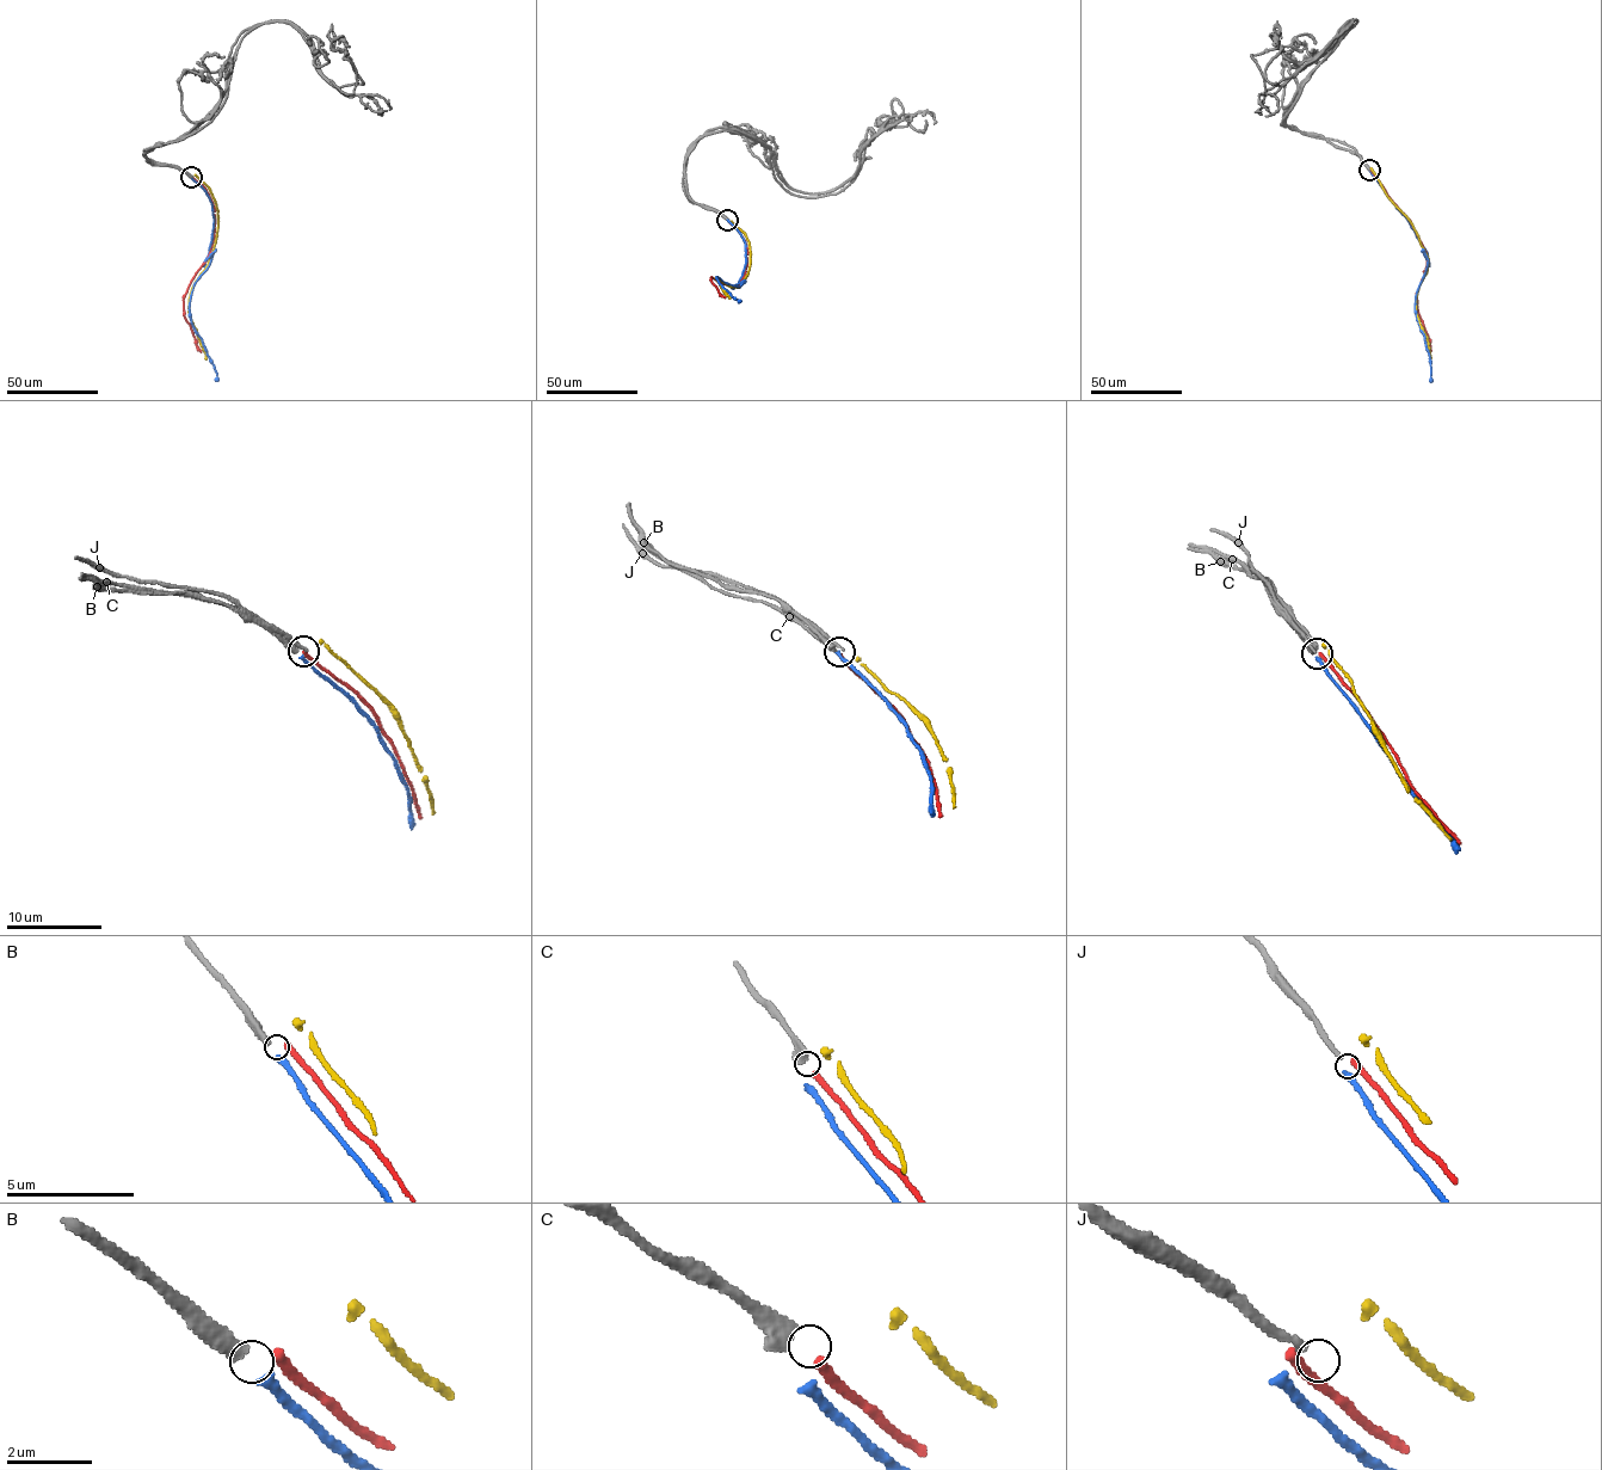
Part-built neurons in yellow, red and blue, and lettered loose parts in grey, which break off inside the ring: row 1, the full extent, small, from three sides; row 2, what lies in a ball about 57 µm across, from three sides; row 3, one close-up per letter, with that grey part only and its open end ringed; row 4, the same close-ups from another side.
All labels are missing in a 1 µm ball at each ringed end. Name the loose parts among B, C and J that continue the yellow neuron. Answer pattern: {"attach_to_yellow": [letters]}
{"attach_to_yellow": []}

